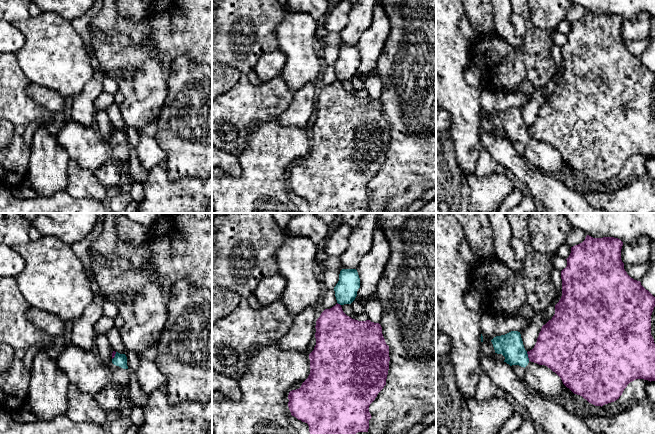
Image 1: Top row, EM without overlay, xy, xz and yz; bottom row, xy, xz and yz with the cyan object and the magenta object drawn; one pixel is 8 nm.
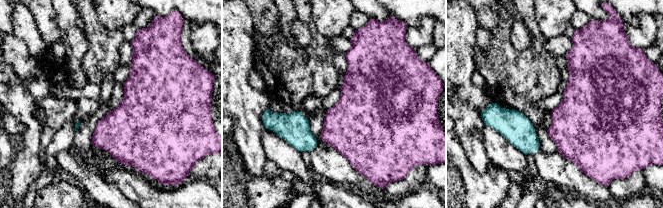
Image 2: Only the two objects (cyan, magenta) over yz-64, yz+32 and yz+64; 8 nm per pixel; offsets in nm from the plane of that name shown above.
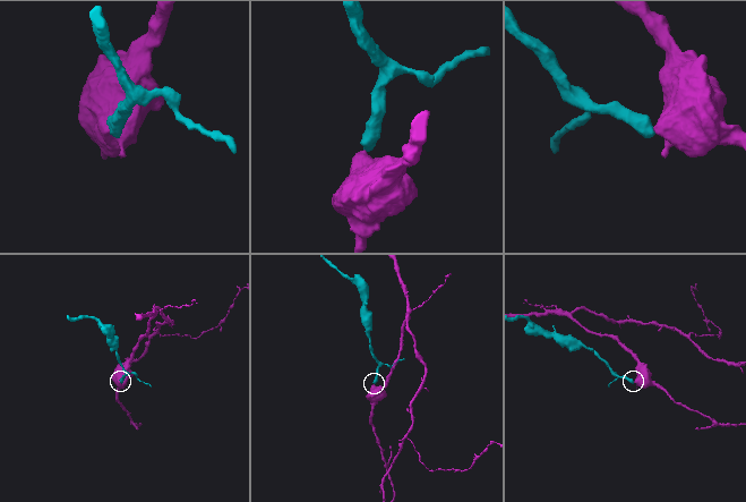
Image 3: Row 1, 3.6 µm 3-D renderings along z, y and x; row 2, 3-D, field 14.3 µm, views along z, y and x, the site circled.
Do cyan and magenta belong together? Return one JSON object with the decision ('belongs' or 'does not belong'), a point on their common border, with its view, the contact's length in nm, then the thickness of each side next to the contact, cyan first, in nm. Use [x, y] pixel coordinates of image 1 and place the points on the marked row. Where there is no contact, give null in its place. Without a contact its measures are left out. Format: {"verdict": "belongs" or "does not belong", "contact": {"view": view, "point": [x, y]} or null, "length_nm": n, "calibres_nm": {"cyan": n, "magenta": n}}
{"verdict": "does not belong", "contact": {"view": "yz", "point": [527, 356]}, "length_nm": 80, "calibres_nm": {"cyan": 200, "magenta": 340}}

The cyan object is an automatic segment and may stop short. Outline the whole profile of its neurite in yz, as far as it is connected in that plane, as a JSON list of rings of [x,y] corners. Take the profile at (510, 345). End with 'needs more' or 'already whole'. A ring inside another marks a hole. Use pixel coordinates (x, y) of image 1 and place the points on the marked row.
[[[511,331],[491,340],[495,353],[505,357],[504,362],[525,368],[524,383],[534,392],[551,400],[572,401],[576,404],[575,394],[567,388],[561,378],[545,365],[531,362],[524,348],[521,334]]] | needs more

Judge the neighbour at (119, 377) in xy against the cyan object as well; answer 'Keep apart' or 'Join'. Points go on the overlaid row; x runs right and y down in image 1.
Join

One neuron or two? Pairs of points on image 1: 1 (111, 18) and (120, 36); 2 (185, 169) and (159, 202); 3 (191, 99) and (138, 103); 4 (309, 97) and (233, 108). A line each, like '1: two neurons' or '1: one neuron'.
1: one neuron
2: two neurons
3: two neurons
4: two neurons

